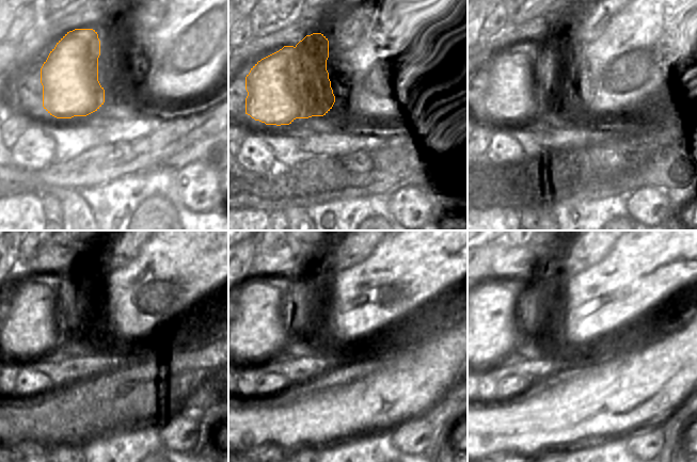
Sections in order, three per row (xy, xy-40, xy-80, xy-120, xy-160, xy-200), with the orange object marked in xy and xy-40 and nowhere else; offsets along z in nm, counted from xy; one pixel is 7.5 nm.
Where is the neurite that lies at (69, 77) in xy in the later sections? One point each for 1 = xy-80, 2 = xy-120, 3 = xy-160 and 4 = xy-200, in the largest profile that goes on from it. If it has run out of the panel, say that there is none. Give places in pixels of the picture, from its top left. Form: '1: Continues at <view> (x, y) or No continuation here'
1: Continues at xy-80 (510, 102)
2: Continues at xy-120 (28, 335)
3: Continues at xy-160 (263, 328)
4: Continues at xy-200 (489, 328).

